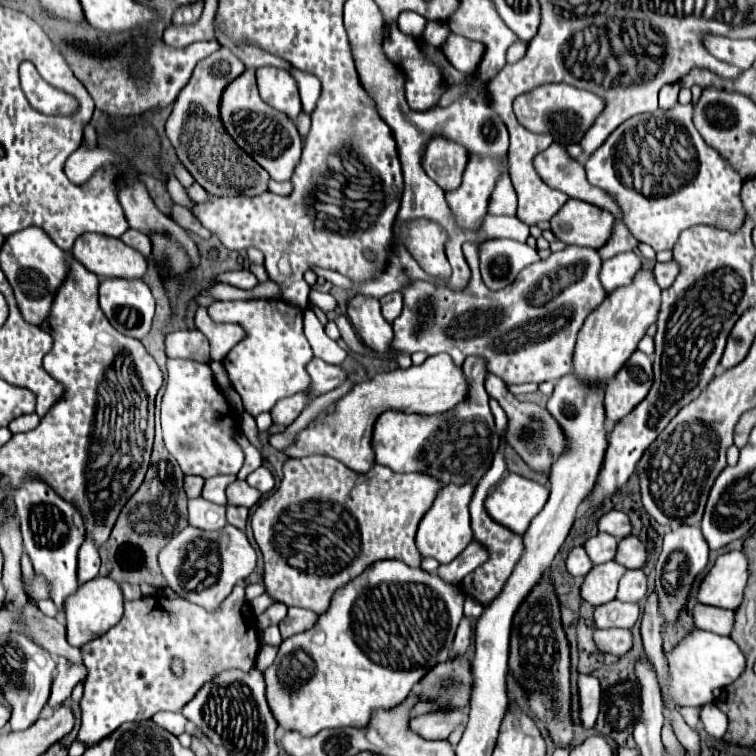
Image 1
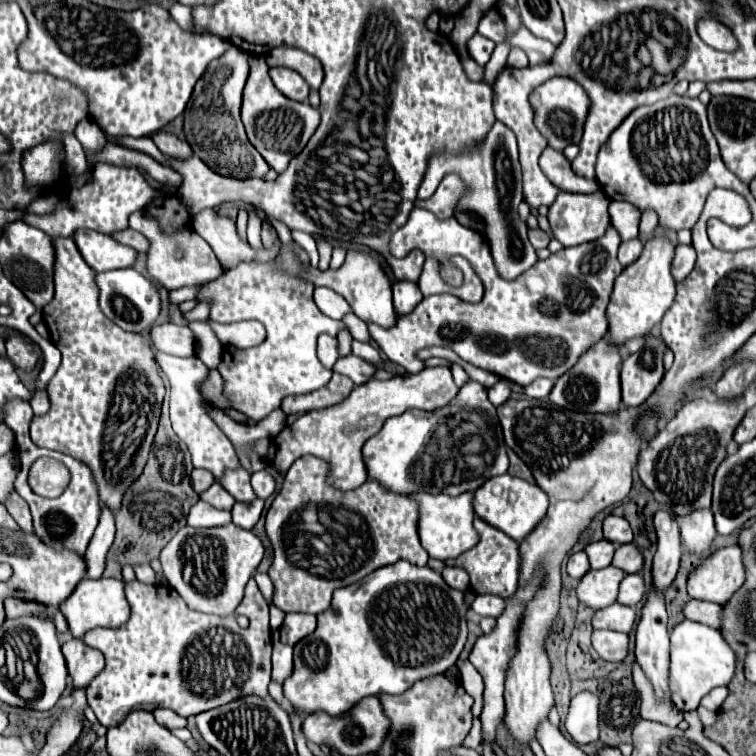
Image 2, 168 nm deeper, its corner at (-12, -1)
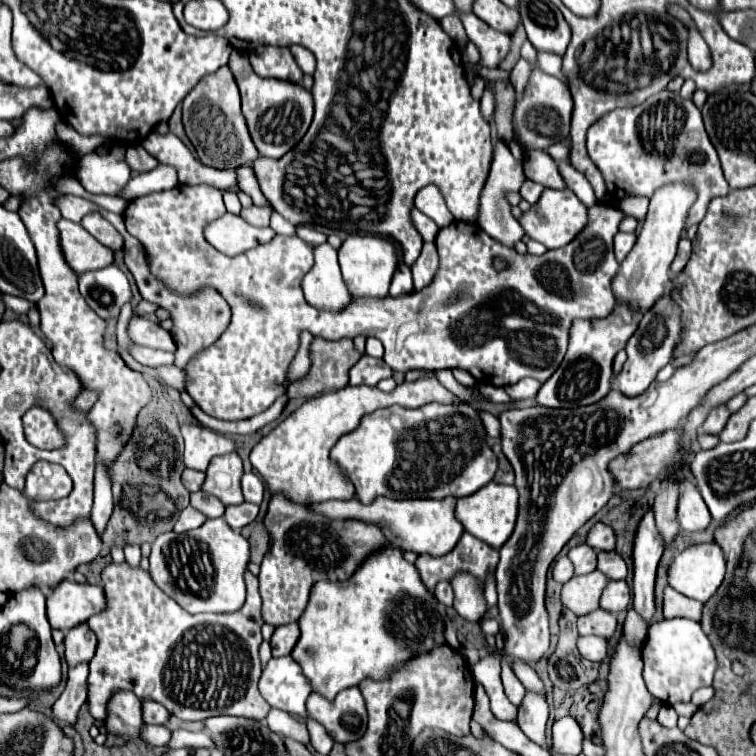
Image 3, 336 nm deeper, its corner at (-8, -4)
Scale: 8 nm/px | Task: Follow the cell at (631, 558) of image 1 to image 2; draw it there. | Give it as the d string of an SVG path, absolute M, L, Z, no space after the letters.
M622 544L614 552L612 566L624 570L626 574L640 572L642 570L642 554L638 552L638 548L634 544Z

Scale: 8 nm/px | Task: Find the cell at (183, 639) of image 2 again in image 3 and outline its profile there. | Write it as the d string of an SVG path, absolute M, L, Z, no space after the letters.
M110 563L102 571L102 587L108 607L100 615L88 619L88 627L96 633L98 649L90 661L88 675L88 713L96 721L106 721L108 701L120 689L132 691L142 703L162 703L172 715L182 721L204 721L214 715L238 715L256 721L264 721L270 707L258 691L258 679L262 663L258 647L262 643L262 599L258 593L258 579L246 573L246 603L234 613L186 613L172 597L164 595L152 583L152 577L142 569L132 569L128 563Z

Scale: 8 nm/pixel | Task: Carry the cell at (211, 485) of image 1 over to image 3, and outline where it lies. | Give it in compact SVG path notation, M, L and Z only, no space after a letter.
M196 491L190 495L190 505L196 507L200 513L204 513L208 519L222 517L226 509L226 505L220 503L220 499L216 499L214 495L204 495L202 491Z

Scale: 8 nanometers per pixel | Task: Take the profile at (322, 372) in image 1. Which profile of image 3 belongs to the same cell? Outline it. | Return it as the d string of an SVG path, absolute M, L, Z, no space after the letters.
M370 355L360 357L360 361L350 369L350 385L376 385L384 377L392 377L392 369L382 361Z

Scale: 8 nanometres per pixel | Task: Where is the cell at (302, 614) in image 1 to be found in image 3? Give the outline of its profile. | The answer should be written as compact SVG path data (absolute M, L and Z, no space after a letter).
M288 623L284 627L278 627L270 639L270 645L272 645L272 655L274 657L280 657L280 655L290 655L290 651L294 649L296 641L298 641L298 635L300 633L300 627L298 623Z

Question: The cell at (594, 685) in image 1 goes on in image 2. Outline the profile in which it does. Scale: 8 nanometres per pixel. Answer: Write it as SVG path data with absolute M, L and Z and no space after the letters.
M592 692L574 696L564 726L576 744L598 742L598 696Z

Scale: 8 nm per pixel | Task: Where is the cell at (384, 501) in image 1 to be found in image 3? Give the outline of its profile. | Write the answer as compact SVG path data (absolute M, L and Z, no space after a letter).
M284 493L272 495L264 525L270 533L270 551L264 555L258 581L262 617L274 627L300 619L310 601L312 587L318 581L346 581L364 559L390 547L380 525L364 523L360 519L324 519L324 515L316 515L310 505L294 503Z

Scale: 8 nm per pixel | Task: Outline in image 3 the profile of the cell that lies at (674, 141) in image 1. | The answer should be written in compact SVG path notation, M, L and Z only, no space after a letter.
M662 91L636 107L614 109L604 119L598 119L588 129L588 155L600 169L612 201L624 195L650 199L664 183L690 183L698 197L688 213L686 229L704 219L712 197L730 193L716 149L706 135L700 109L692 99L682 99L670 91Z

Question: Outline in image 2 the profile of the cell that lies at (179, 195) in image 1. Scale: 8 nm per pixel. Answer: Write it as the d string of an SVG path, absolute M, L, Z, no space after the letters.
M126 136L126 138L116 138L116 142L118 142L118 144L124 144L124 146L128 146L128 148L146 152L146 154L150 154L150 156L152 156L154 160L158 160L158 162L166 162L164 154L156 148L156 144L152 142L152 138L130 138L130 136Z

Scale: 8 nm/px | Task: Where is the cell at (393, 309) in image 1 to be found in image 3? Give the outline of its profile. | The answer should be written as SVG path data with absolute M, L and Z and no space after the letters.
M400 263L394 277L392 277L392 285L390 285L390 297L400 297L400 295L408 295L414 291L414 285L412 285L412 273L410 269Z

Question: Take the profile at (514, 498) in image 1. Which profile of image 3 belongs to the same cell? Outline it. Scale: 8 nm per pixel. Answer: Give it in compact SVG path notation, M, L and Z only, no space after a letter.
M490 481L484 485L480 491L458 499L456 505L456 517L464 525L468 533L478 537L480 541L492 545L494 549L500 549L504 541L508 541L508 535L512 535L514 525L516 525L516 515L518 515L518 491L514 485L500 485Z

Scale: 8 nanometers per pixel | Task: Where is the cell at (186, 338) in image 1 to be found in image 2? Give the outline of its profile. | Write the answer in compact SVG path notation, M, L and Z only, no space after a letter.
M172 322L156 324L150 330L152 346L160 352L172 356L194 356L194 336L188 326L178 326Z

